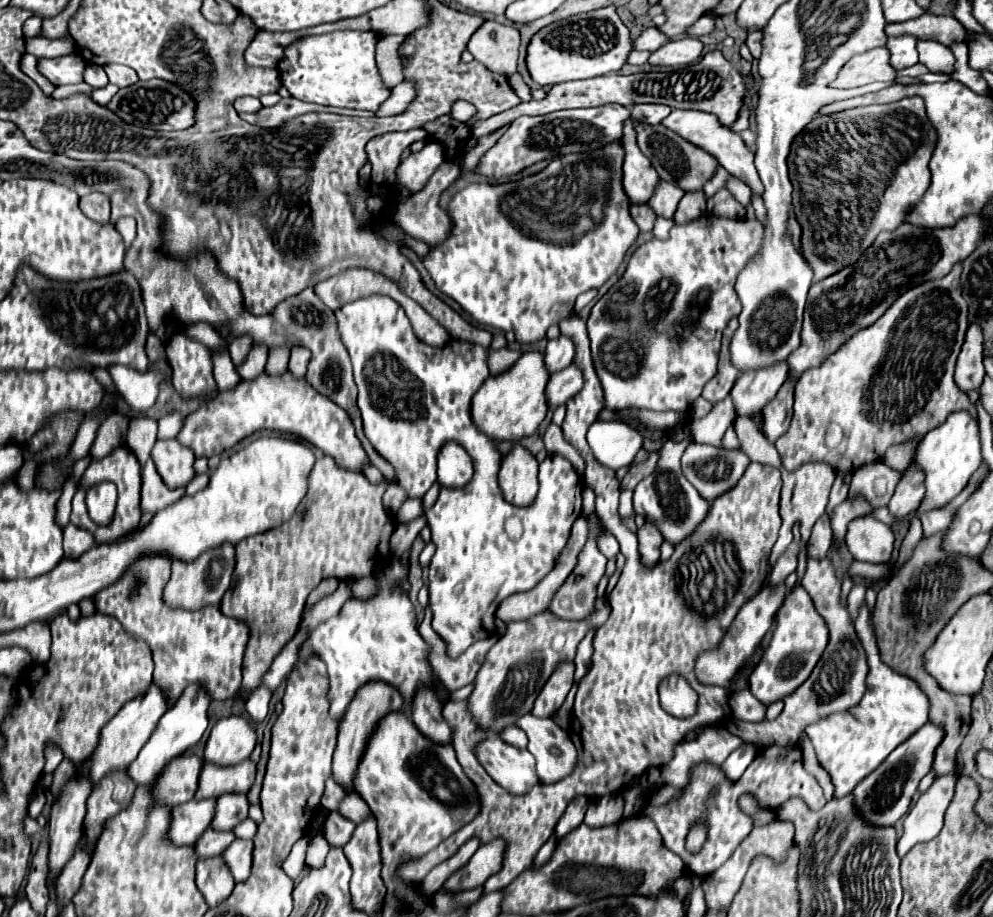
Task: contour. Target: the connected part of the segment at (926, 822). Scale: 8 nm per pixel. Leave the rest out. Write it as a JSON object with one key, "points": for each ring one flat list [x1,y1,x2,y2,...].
{"points":[[950,772,946,776,940,776,934,780,934,784,928,788,928,792,920,794,914,808,908,812,904,820,904,834,898,840,898,854,904,856,914,844,928,842,936,838,942,830,944,812,952,800,954,784,958,780,956,772]]}

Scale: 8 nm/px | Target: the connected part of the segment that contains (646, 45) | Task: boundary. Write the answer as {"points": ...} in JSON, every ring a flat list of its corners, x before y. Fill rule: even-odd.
{"points":[[652,26,652,28,646,28,646,30,640,34,640,38,633,41,634,50,654,52,656,48,660,48,660,46,658,46,658,40,662,42,662,46,664,46,666,42,670,42,670,38,668,38,664,32,660,32,658,28,654,28,654,26],[652,46,654,46,654,48,652,48],[650,48,652,48,652,50,650,50]]}

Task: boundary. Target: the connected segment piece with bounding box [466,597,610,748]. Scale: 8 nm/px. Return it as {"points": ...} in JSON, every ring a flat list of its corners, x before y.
{"points":[[598,598,595,605,595,611,584,620,562,620,550,612,542,612,522,622,510,622,506,634,500,636,500,640,490,648,486,662,474,680,474,690,466,700,472,722,476,722,476,726,482,730,494,730,506,742,518,748,526,748,526,734,512,724,532,712,538,688,542,690,556,664,562,660,574,662,578,644,582,642,584,634,606,622,610,615,607,598]]}

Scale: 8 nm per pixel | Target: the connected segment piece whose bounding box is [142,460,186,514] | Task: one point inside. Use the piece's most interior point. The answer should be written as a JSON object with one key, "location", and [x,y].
{"location":[155,494]}

